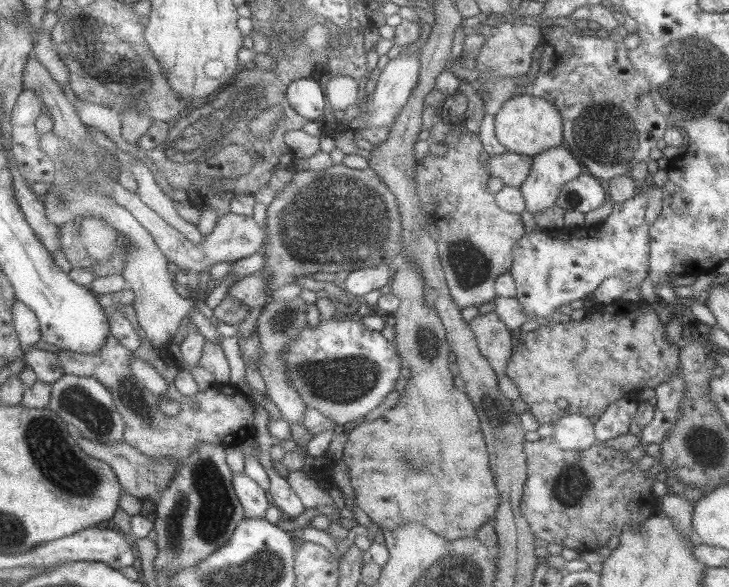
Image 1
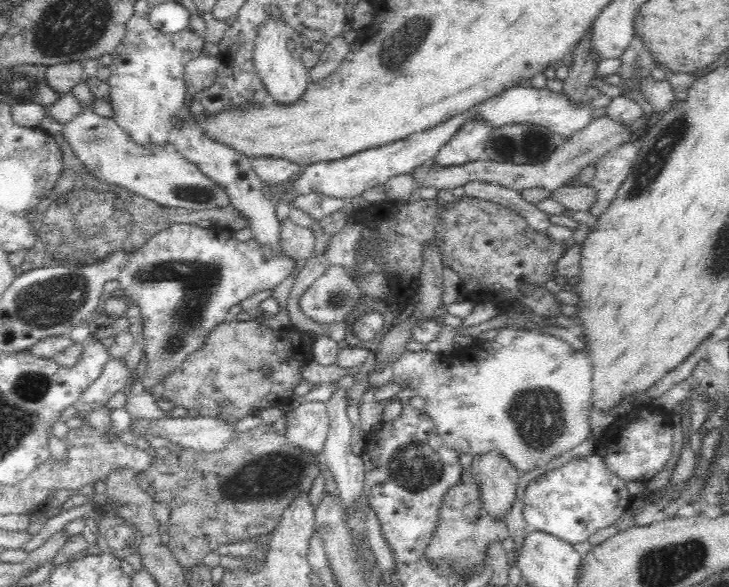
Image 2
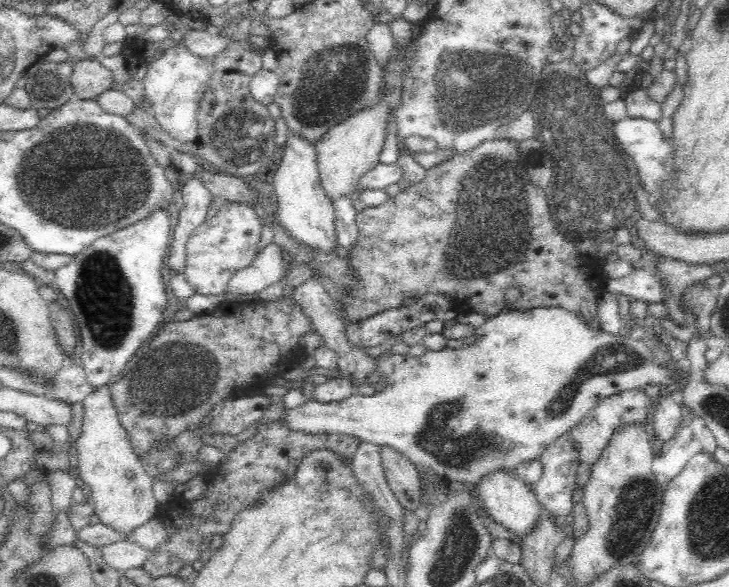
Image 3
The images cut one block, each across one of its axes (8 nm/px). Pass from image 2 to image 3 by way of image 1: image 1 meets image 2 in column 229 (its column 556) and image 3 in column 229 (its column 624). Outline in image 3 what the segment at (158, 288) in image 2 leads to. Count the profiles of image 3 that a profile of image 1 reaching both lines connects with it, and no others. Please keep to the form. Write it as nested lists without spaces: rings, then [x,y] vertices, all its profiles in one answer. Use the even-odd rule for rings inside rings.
[[[227,201],[220,206],[216,216],[209,217],[188,238],[185,254],[185,278],[198,294],[222,294],[232,276],[252,264],[257,256],[257,244],[261,239],[262,224],[248,205]]]

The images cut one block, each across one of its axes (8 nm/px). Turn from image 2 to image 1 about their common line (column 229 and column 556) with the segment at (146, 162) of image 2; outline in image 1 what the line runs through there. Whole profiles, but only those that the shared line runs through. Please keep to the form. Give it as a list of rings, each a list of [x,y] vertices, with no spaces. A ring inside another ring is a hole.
[[[583,171],[573,180],[561,185],[554,205],[563,211],[587,213],[602,206],[604,202],[605,190],[599,179]]]

